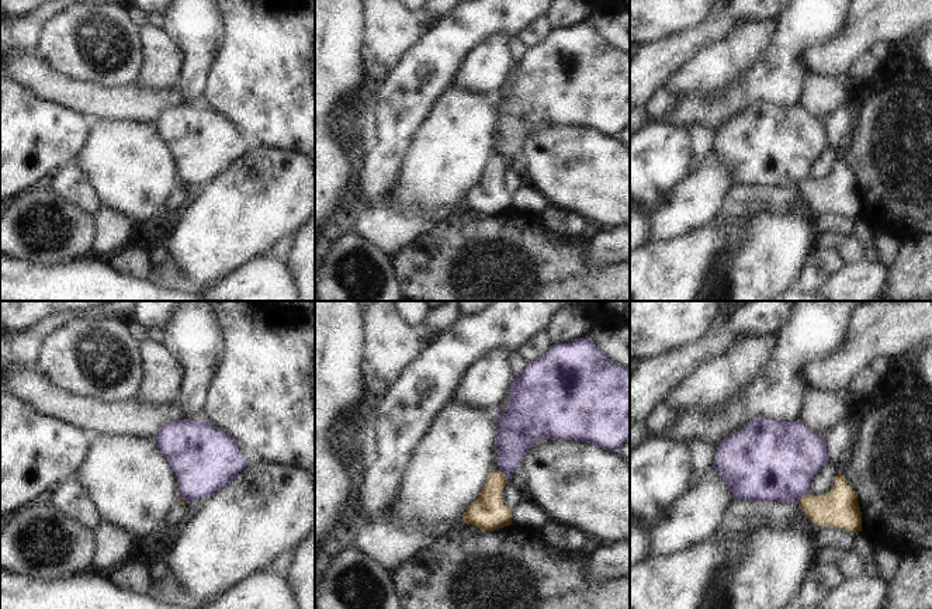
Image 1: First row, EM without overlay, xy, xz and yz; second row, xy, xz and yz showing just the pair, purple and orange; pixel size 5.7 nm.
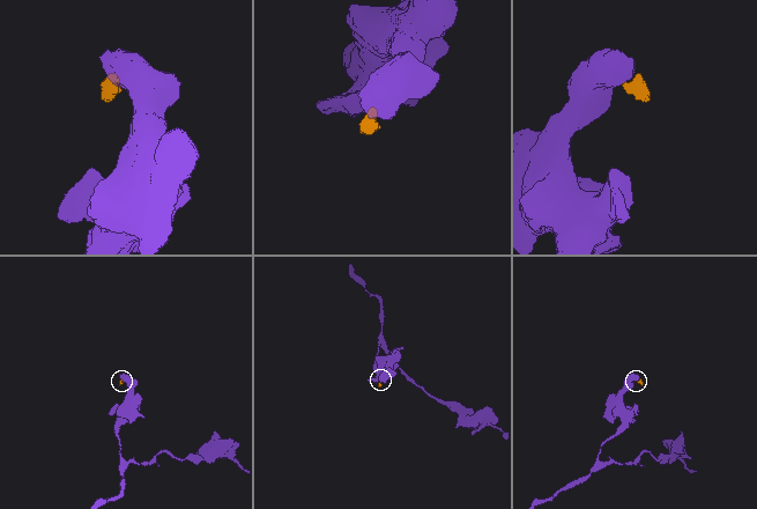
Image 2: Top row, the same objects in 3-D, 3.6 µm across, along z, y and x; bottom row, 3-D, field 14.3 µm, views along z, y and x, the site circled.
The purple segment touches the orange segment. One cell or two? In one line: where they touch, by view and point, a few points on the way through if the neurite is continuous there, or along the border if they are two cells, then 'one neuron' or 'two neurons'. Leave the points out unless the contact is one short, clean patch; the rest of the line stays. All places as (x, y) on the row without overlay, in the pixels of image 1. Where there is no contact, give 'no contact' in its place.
contact xz (505, 161); border xz (498, 154), (508, 166); two neurons

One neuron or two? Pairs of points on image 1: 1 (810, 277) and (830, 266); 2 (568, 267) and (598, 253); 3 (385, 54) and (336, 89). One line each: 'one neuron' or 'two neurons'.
1: one neuron
2: two neurons
3: two neurons

